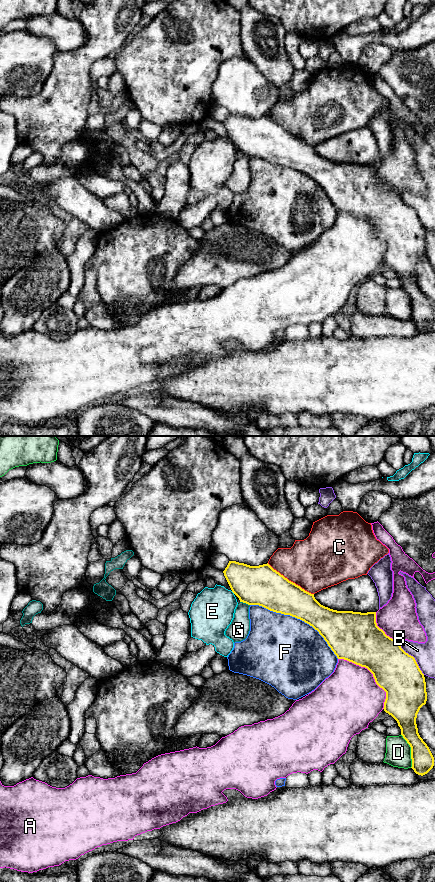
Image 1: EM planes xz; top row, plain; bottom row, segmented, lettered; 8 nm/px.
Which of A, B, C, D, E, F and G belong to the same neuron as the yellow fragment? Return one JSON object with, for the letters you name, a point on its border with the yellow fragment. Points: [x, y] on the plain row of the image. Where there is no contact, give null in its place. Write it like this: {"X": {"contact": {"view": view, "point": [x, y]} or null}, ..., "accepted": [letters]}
{"accepted": []}

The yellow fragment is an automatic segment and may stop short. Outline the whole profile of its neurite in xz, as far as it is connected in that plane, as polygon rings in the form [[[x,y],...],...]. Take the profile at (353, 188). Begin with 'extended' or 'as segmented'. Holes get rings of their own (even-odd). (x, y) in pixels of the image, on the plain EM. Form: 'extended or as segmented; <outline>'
as segmented; [[[229,113],[223,125],[240,154],[259,157],[304,173],[319,184],[338,211],[367,220],[373,226],[376,236],[386,244],[384,263],[397,273],[401,287],[411,299],[411,320],[421,328],[433,320],[434,309],[420,289],[416,276],[417,266],[427,253],[424,226],[415,210],[377,178],[376,164],[337,163],[325,159],[315,151],[314,146],[289,133],[268,115],[250,118]]]

